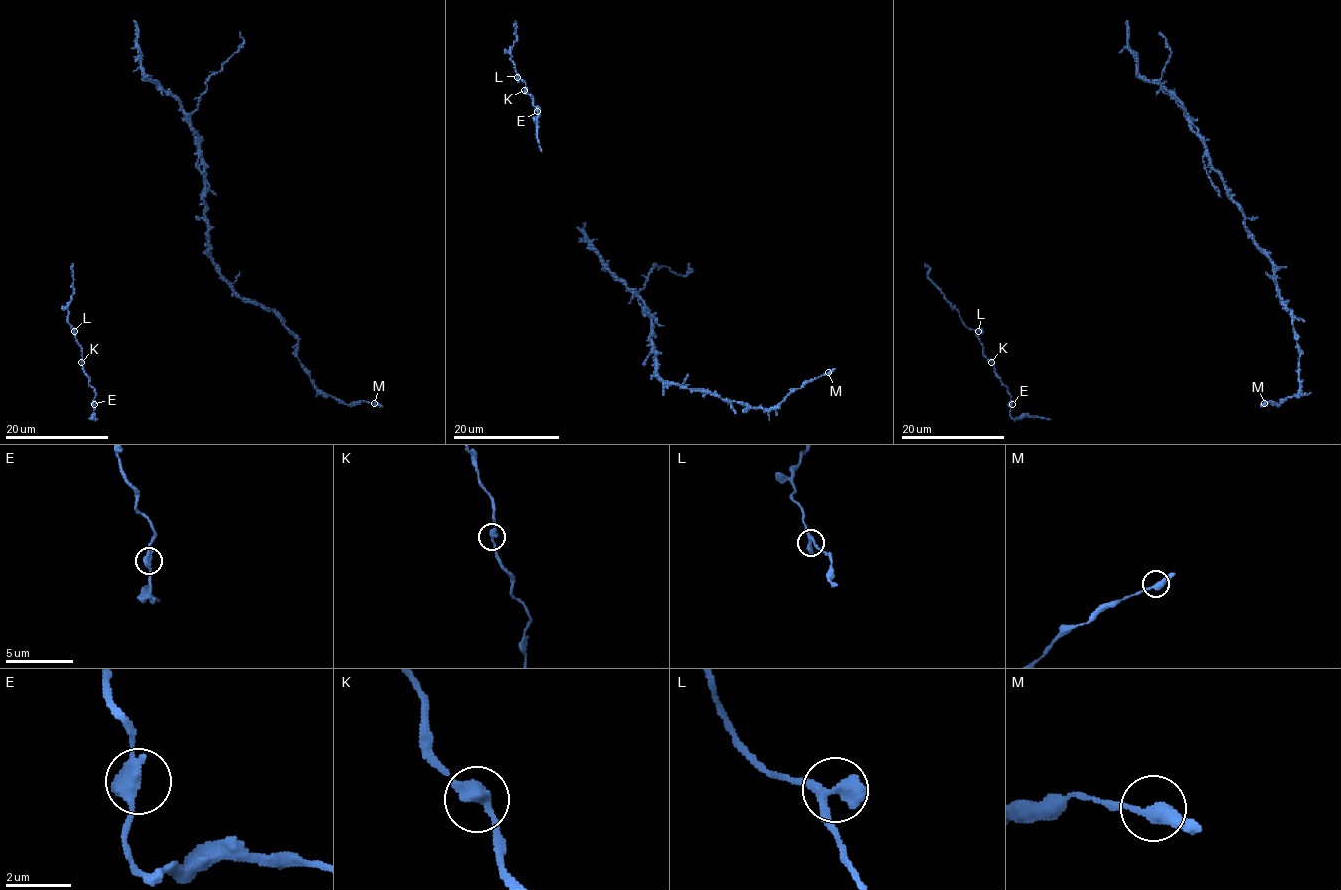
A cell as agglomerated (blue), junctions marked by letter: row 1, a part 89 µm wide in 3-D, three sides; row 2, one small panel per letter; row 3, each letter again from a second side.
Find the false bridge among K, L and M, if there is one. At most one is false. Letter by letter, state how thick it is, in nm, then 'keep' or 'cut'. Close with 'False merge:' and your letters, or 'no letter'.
K: 360 nm | keep
L: 360 nm | keep
M: 360 nm | keep
False merge: no letter

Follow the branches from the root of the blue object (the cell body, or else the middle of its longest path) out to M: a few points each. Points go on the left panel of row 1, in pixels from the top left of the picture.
M: (207, 238), (208, 256), (233, 291), (270, 309), (295, 336), (300, 364), (319, 390), (346, 404), (374, 403)

